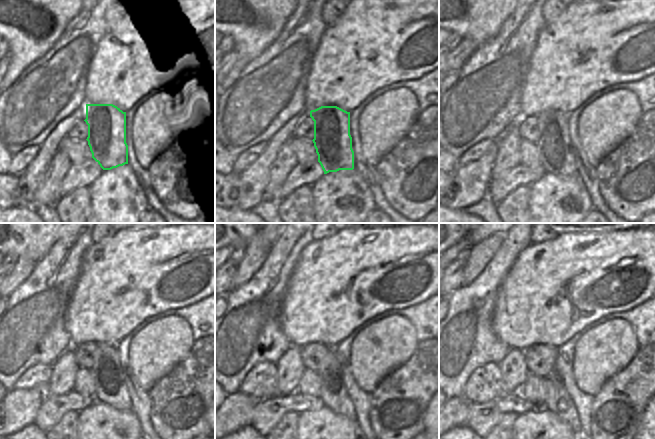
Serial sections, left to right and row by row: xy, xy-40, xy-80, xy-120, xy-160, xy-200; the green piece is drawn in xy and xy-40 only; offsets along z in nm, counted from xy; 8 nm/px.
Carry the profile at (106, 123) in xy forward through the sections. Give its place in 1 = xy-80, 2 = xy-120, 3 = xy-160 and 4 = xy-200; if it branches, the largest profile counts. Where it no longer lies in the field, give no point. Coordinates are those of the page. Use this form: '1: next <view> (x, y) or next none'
1: next xy-80 (556, 150)
2: next xy-120 (111, 389)
3: next xy-160 (333, 394)
4: next xy-200 (558, 401)

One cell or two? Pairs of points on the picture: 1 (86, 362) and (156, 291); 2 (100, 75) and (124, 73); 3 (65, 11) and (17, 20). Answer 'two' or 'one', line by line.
1: two
2: one
3: one

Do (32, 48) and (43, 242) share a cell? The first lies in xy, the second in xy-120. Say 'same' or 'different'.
same

